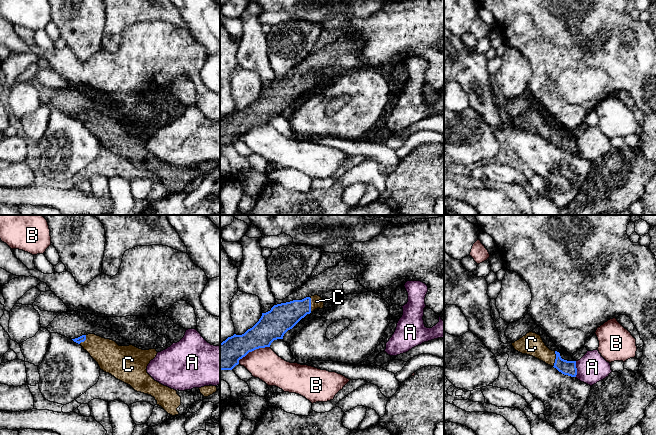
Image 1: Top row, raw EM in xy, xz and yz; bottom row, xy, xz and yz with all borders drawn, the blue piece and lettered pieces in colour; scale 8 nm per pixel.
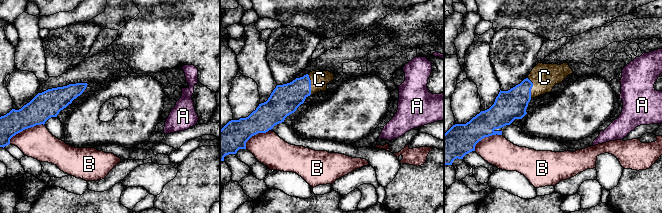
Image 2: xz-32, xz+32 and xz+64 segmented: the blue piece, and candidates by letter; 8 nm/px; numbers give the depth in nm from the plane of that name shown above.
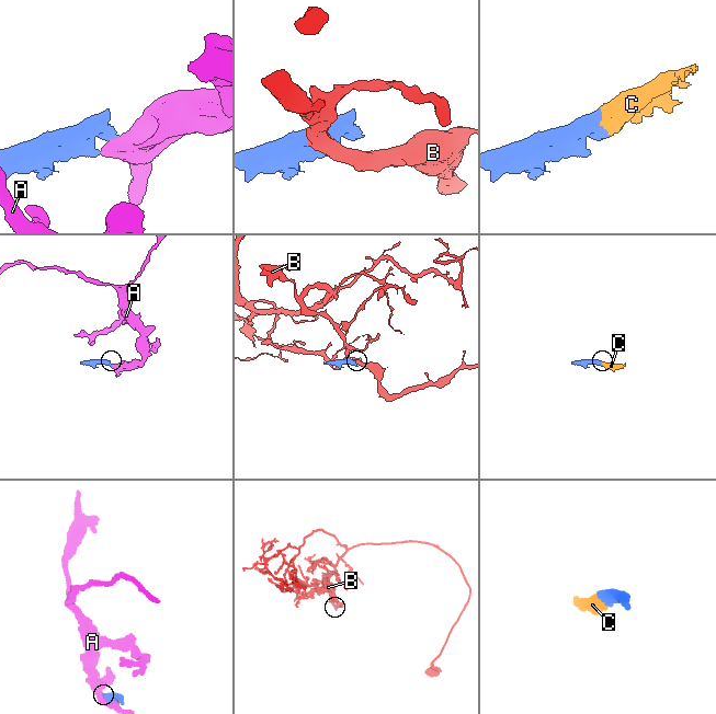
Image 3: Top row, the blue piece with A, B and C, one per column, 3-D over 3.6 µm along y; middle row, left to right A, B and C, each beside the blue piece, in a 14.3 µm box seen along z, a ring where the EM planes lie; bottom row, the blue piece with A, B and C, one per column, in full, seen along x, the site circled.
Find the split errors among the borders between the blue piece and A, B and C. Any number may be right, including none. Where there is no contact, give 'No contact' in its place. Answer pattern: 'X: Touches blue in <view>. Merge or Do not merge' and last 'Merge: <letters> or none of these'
A: Touches blue in yz. Do not merge
B: Touches blue in xz. Do not merge
C: Touches blue in yz. Merge
Merge: C

